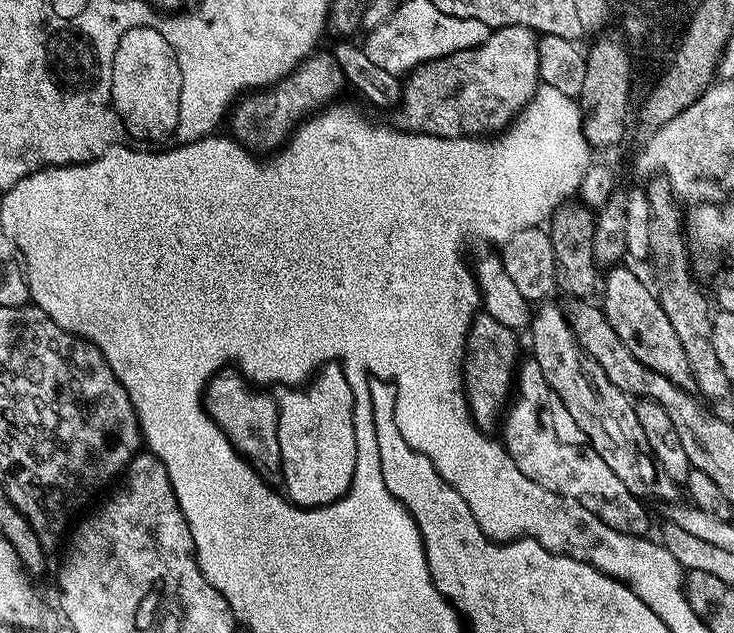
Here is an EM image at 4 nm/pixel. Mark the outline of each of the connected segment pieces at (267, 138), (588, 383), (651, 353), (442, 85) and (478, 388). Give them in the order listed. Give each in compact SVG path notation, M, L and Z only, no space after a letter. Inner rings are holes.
M320 55L309 56L295 72L291 72L290 75L285 76L276 84L263 90L249 91L235 105L235 108L237 107L236 113L234 113L235 108L231 113L231 116L233 115L232 128L236 131L234 136L239 143L248 149L249 153L275 153L297 131L298 125L305 117L323 109L320 108L323 104L326 104L325 106L331 105L333 103L331 100L339 94L340 87L342 89L345 87L346 81L340 73L340 68L336 65L335 55Z
M544 302L537 308L540 309L537 312L535 309L530 320L531 355L538 366L542 366L546 382L564 404L568 420L580 427L581 434L585 436L583 439L598 453L602 462L618 474L626 490L641 498L663 497L666 489L656 486L658 465L648 450L642 426L638 426L638 414L629 393L618 390L618 386L606 378L602 366L598 366L584 347L577 344L563 307L555 308L552 302Z
M612 266L607 269L608 277L603 277L602 307L610 326L614 326L614 334L650 370L657 372L662 378L668 378L678 387L693 387L690 374L690 362L686 362L686 353L682 350L682 342L678 342L678 334L674 334L674 326L670 326L670 318L666 318L666 310L662 310L657 293L652 292L625 266Z
M497 28L482 46L419 64L402 84L403 127L413 134L433 138L476 138L484 133L496 134L507 129L531 102L541 83L537 43L537 33L531 28Z
M487 314L477 315L467 332L468 343L462 369L462 387L466 397L466 408L472 414L475 427L490 430L487 428L492 428L495 424L497 427L509 403L508 395L511 392L513 395L514 392L514 377L518 372L517 333L511 328L502 326L502 322L498 322L495 317Z

